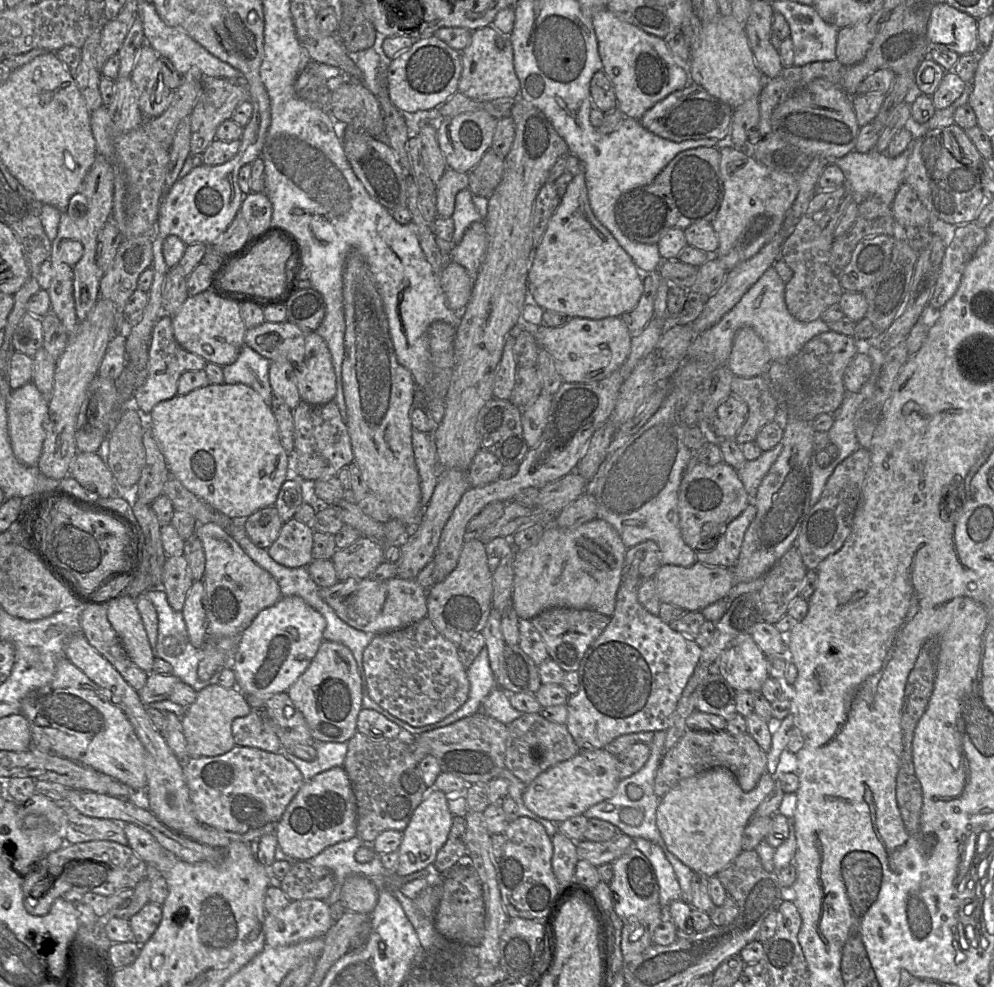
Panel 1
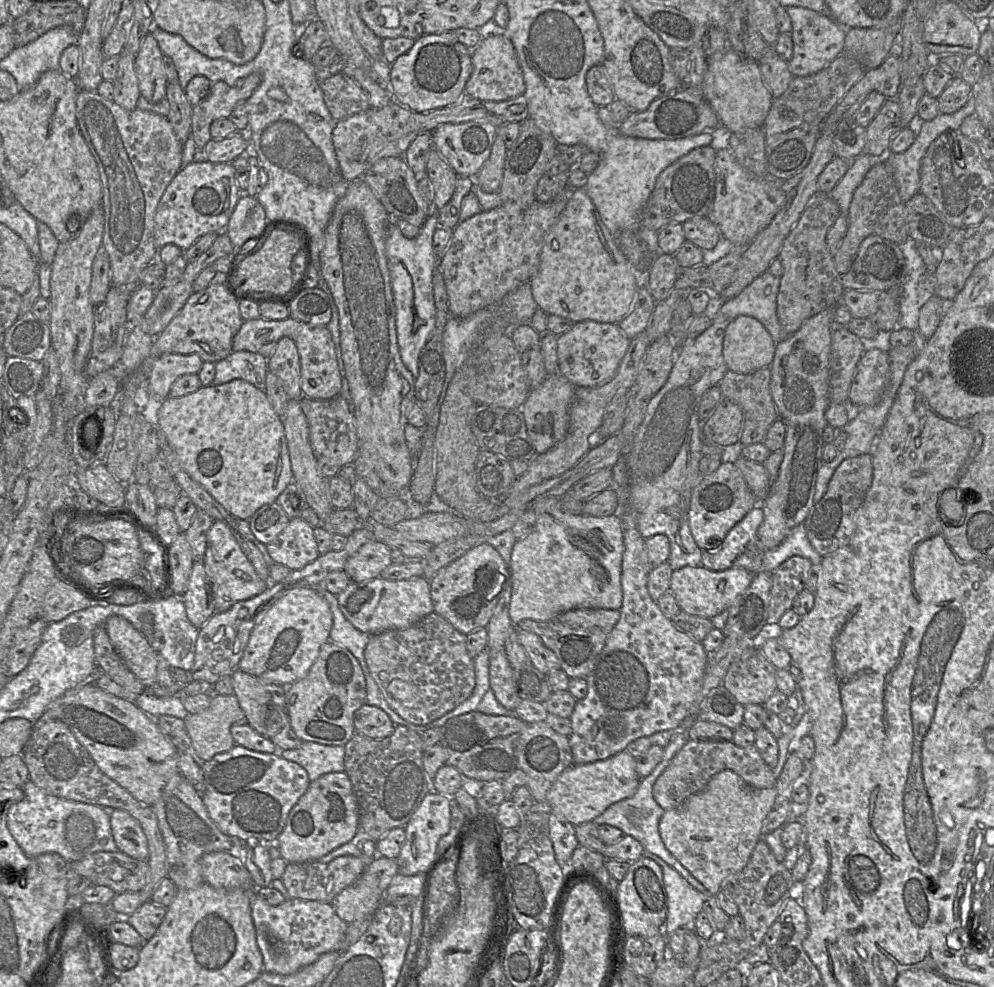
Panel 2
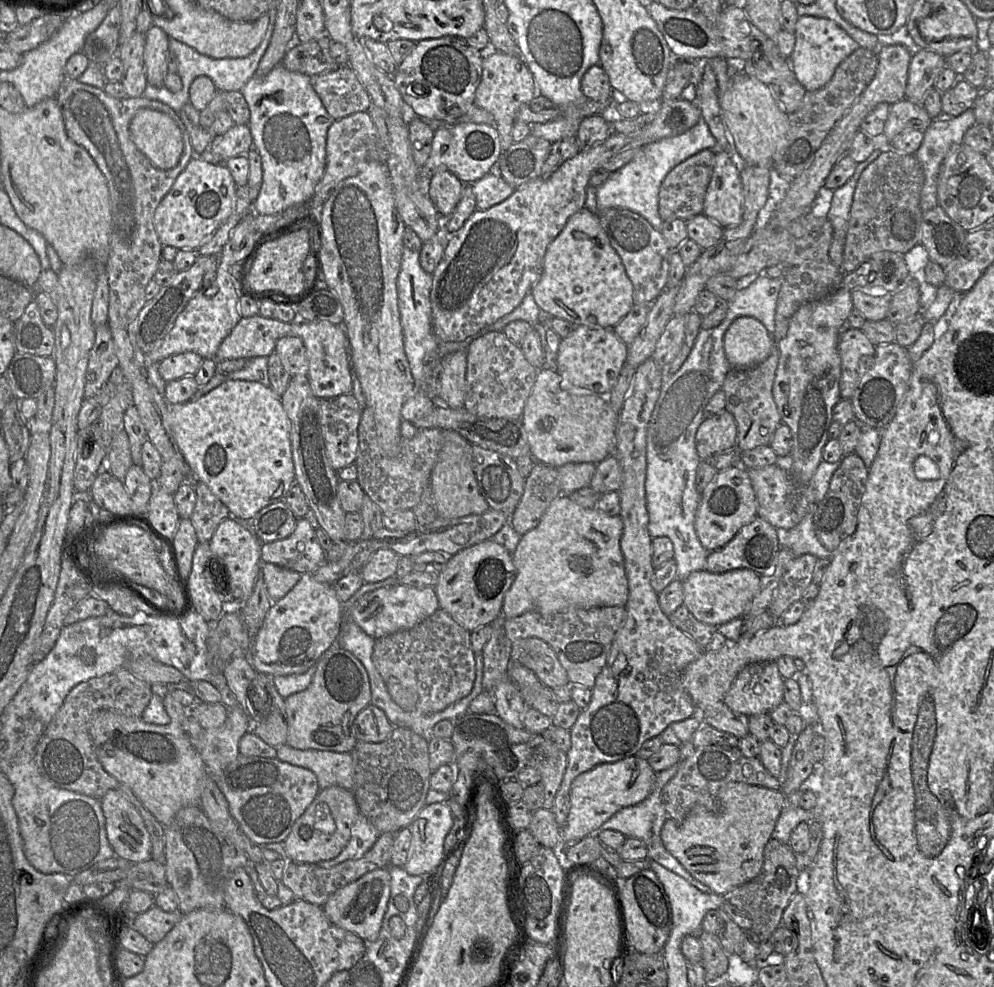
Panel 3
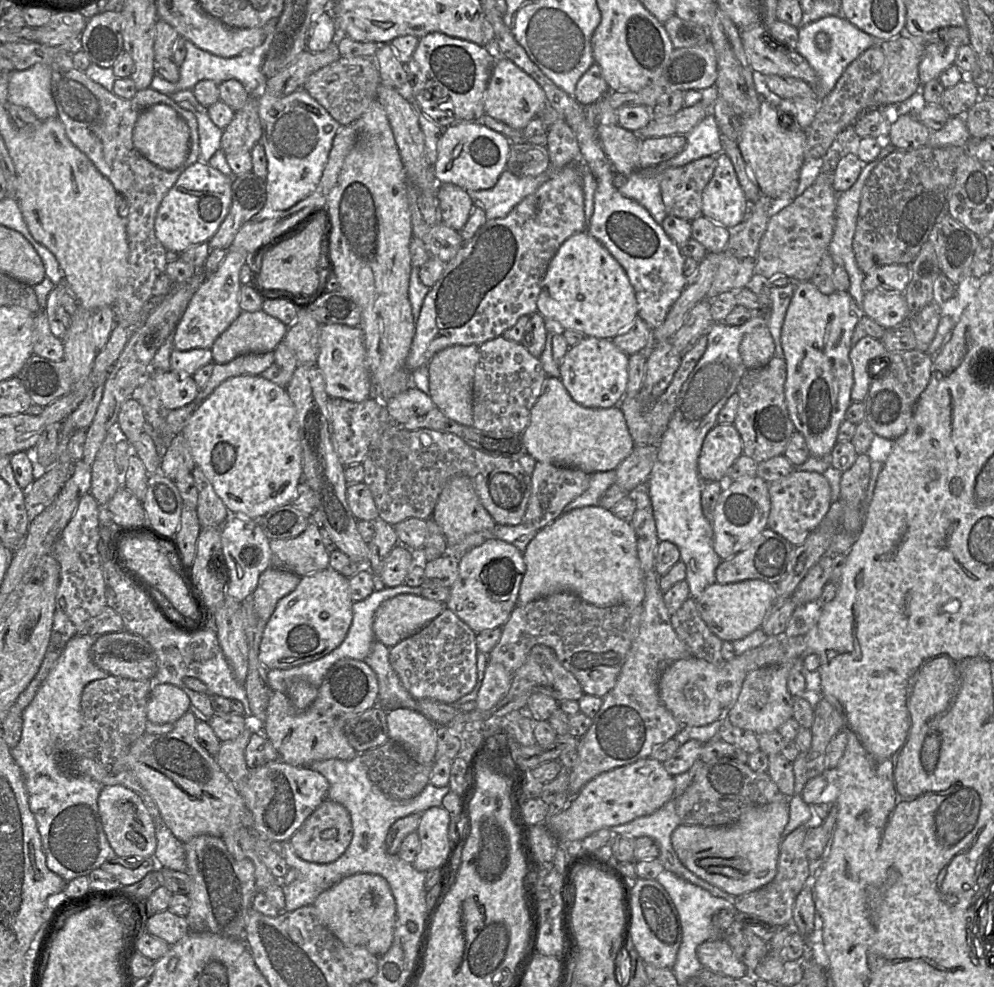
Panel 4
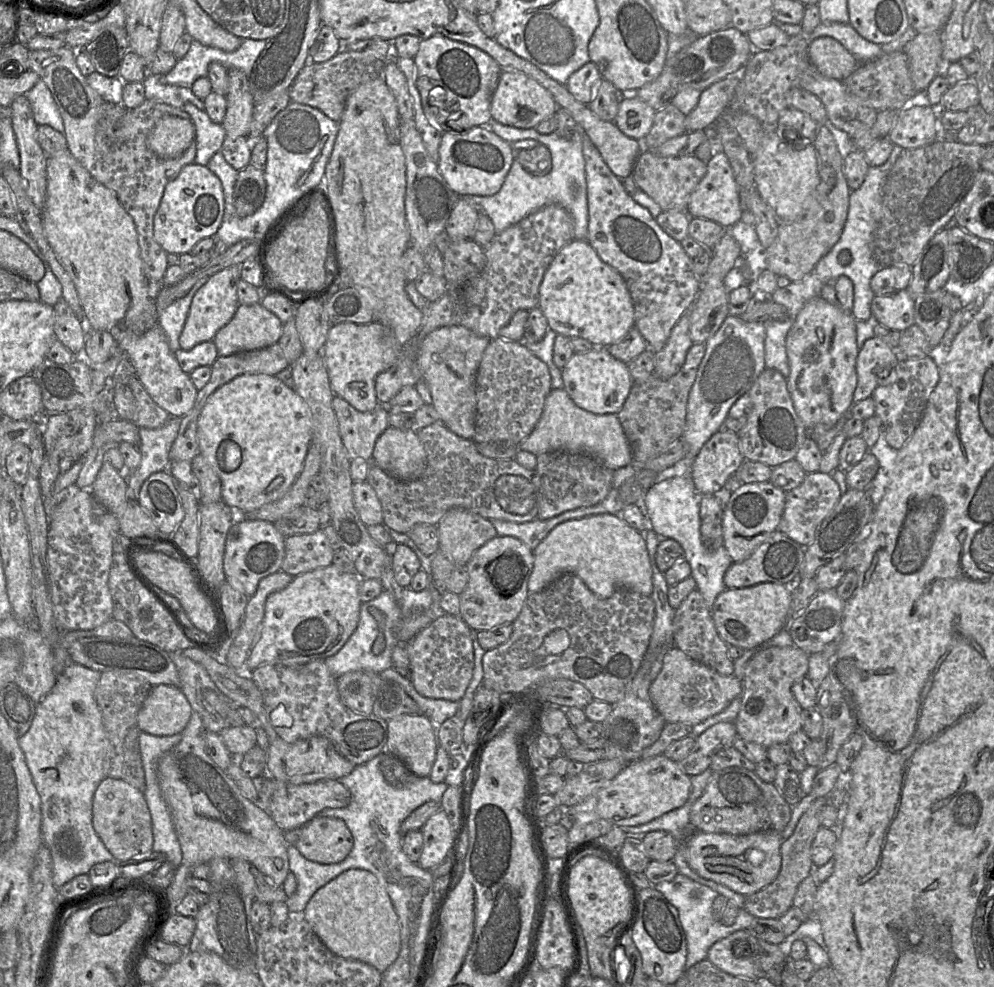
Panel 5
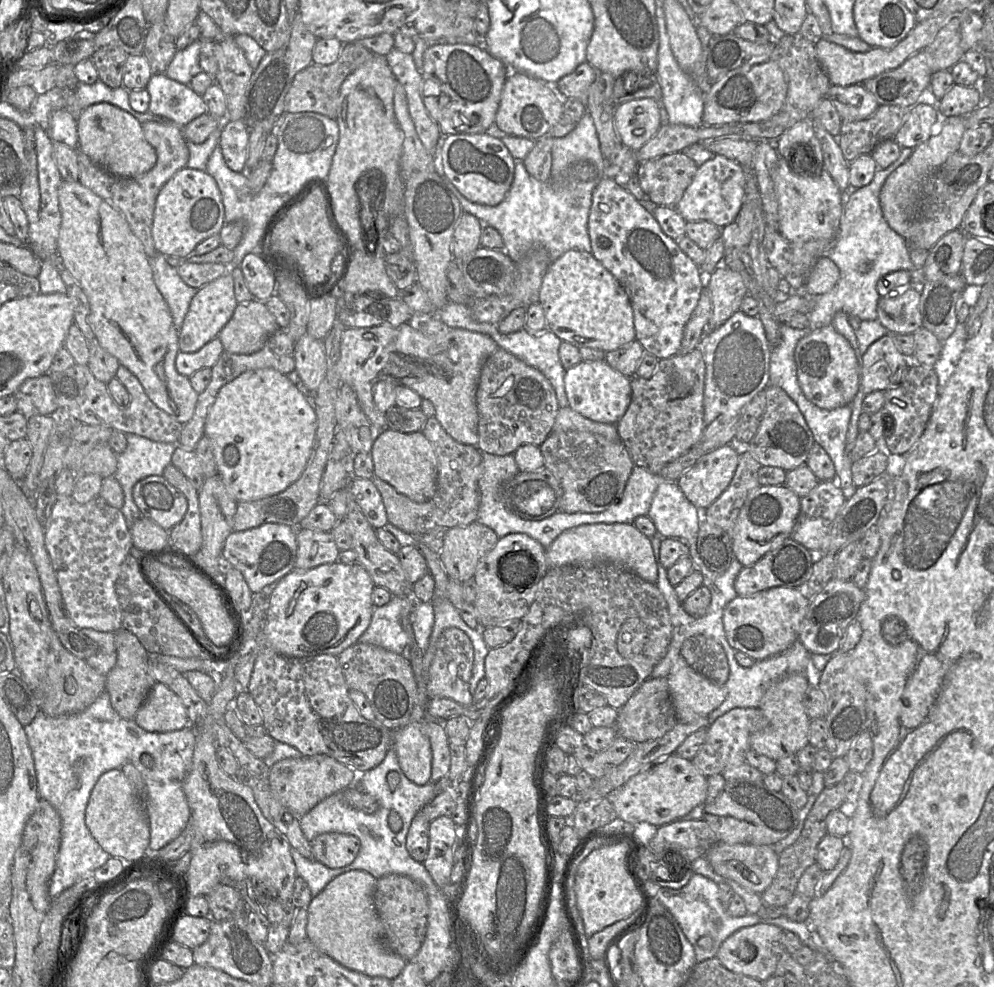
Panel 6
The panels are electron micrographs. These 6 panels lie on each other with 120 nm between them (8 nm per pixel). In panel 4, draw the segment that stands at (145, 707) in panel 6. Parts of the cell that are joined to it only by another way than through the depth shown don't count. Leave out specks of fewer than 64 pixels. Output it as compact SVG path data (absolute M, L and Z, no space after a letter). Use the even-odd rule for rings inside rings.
M154 684L147 703L147 720L154 724L175 723L187 711L192 711L188 695L172 684Z

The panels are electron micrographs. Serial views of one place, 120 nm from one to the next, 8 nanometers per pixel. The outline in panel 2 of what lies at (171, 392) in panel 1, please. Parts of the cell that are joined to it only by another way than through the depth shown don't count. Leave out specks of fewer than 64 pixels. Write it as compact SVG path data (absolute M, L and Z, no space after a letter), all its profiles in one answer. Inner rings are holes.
M166 353L154 362L147 389L154 398L169 397L173 383L182 375L196 374L204 361L196 354Z

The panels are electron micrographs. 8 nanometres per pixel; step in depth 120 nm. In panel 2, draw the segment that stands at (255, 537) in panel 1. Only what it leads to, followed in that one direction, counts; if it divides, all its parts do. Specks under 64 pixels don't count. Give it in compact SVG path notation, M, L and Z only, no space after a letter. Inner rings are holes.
M277 503L263 505L249 519L254 536L267 545L274 541L290 521L283 508Z

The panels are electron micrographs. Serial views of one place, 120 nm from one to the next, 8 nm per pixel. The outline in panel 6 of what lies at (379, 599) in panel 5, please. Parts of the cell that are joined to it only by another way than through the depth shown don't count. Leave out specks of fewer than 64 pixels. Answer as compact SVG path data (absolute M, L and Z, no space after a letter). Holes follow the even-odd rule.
M392 596L387 604L375 606L371 622L358 642L377 645L401 654L410 645L410 636L403 629L401 618L412 612L416 602L422 601L416 601L413 596Z

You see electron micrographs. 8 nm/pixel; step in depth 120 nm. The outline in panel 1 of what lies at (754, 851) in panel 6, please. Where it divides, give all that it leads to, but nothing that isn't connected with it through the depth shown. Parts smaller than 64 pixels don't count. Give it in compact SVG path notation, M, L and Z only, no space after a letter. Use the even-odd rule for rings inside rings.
M725 767L682 779L660 799L657 809L657 827L668 850L696 874L716 876L742 852L743 832L774 785L774 777L764 773L752 791L744 792Z

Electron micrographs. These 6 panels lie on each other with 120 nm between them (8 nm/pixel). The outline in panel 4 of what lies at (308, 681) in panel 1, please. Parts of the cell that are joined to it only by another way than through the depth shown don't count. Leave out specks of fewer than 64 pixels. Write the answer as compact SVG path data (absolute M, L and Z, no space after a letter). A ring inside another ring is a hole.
M343 658L327 672L314 702L305 710L298 710L281 692L270 696L266 718L263 723L264 736L272 743L278 759L296 767L308 767L313 762L340 759L350 761L357 751L350 745L345 725L353 717L378 704L378 679L365 661Z

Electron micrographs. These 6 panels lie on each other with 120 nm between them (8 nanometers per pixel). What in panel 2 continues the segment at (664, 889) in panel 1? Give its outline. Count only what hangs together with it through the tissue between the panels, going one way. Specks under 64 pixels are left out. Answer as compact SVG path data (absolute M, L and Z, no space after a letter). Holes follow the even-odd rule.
M643 849L642 856L656 862L662 870L668 903L663 934L667 936L677 928L693 928L694 920L711 894L703 894L694 889L674 868L657 855Z

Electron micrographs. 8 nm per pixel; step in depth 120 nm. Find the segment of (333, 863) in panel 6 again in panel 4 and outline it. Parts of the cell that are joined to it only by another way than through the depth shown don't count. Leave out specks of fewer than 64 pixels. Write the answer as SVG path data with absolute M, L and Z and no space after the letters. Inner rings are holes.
M325 799L290 838L289 842L301 859L311 863L326 864L343 855L352 837L353 828L349 811L342 804Z

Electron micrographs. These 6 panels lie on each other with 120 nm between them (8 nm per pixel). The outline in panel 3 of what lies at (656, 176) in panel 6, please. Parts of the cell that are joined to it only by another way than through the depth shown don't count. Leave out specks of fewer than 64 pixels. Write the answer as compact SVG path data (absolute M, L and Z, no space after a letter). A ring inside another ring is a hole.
M705 149L674 167L664 178L659 191L658 212L662 221L682 219L687 221L703 214L705 195L714 166L715 149Z

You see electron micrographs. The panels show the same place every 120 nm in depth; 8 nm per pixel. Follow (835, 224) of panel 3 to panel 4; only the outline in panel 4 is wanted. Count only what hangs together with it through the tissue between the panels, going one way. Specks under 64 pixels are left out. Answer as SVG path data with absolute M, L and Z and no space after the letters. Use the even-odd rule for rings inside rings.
M883 140L881 142L882 149L876 159L870 163L866 163L863 166L863 169L857 179L857 181L853 184L853 186L841 193L838 193L837 201L836 201L836 210L835 210L835 227L834 233L829 245L829 252L833 259L835 265L843 266L845 271L848 274L850 287L848 292L850 293L851 297L855 300L855 303L860 307L862 306L862 301L864 297L864 290L862 288L862 282L865 277L865 274L859 269L855 255L852 248L853 237L856 229L857 217L858 217L858 210L860 205L860 199L863 187L867 178L869 177L872 170L880 163L880 161L892 153L896 148L889 142Z

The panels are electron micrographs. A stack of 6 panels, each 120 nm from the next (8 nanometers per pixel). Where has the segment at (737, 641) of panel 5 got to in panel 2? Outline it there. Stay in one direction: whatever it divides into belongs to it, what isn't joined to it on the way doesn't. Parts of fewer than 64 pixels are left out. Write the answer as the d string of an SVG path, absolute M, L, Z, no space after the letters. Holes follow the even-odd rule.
M703 565L698 567L685 566L673 570L670 591L674 594L681 610L690 615L711 619L731 607L735 600L749 587L755 574L743 567L713 571Z

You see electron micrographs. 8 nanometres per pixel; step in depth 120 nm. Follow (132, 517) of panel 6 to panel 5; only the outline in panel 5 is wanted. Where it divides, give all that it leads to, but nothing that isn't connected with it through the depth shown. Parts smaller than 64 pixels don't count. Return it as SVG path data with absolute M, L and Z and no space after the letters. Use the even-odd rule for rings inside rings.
M171 416L159 428L139 428L140 440L137 448L140 451L141 461L138 468L126 477L129 500L138 501L141 485L150 475L168 470L171 463L169 452L177 437L181 419L182 417Z

